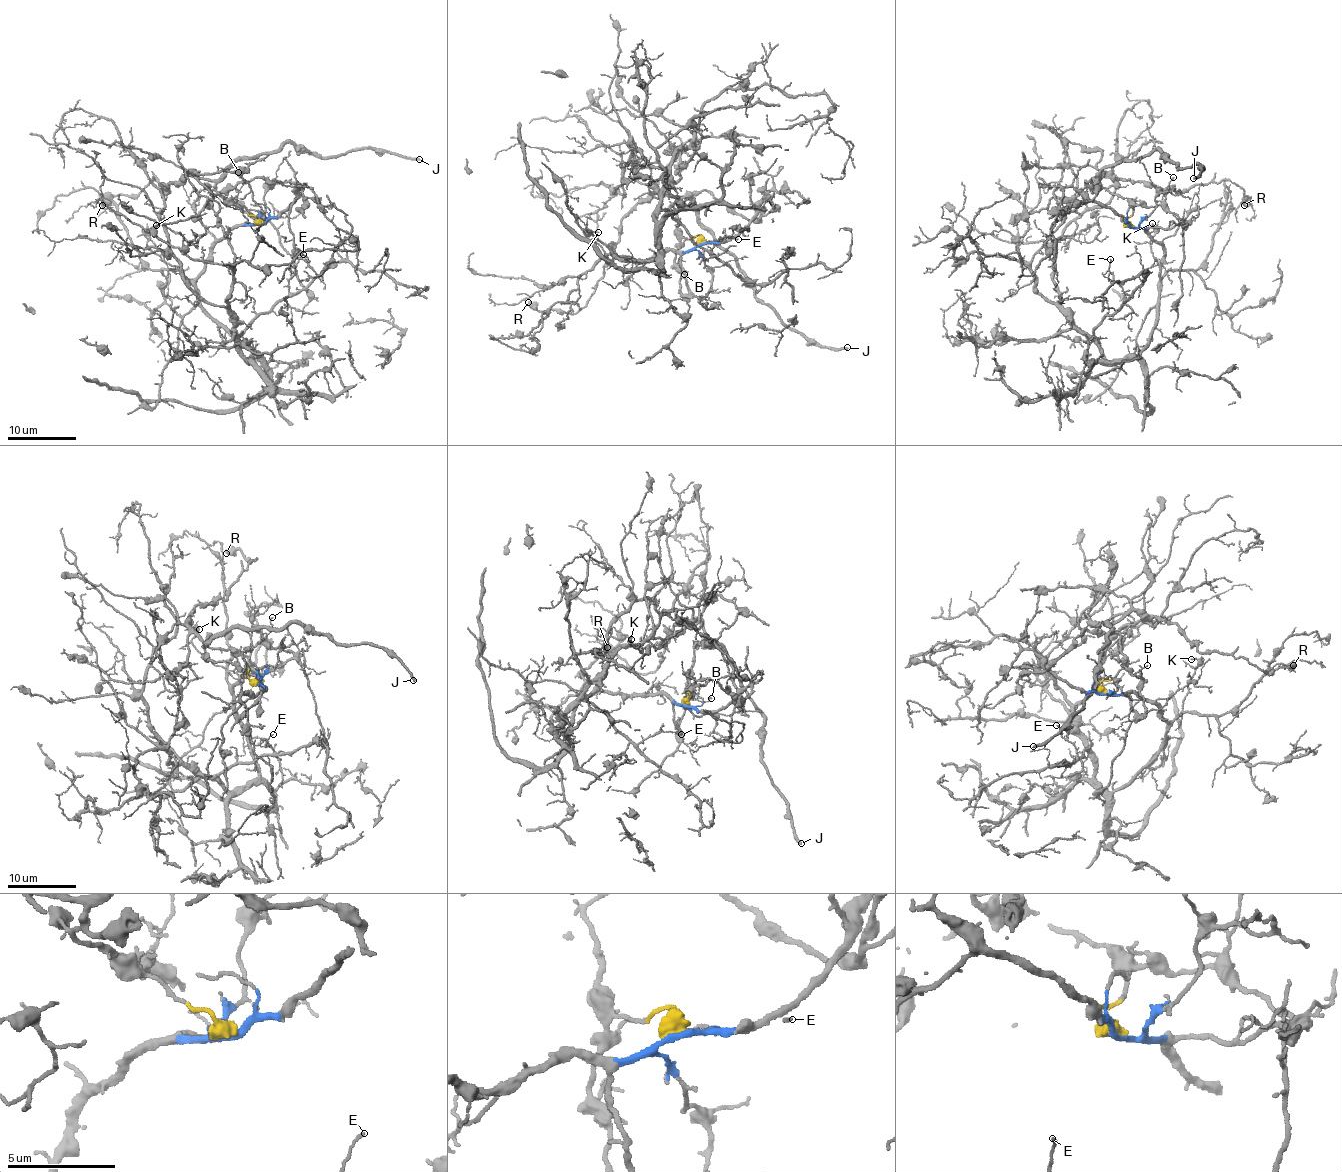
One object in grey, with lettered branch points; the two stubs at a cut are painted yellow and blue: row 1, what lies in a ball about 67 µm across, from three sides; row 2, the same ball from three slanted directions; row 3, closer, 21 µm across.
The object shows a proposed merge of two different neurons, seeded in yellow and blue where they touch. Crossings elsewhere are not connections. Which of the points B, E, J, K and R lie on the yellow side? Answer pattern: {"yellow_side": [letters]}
{"yellow_side": ["B", "J", "R"]}

